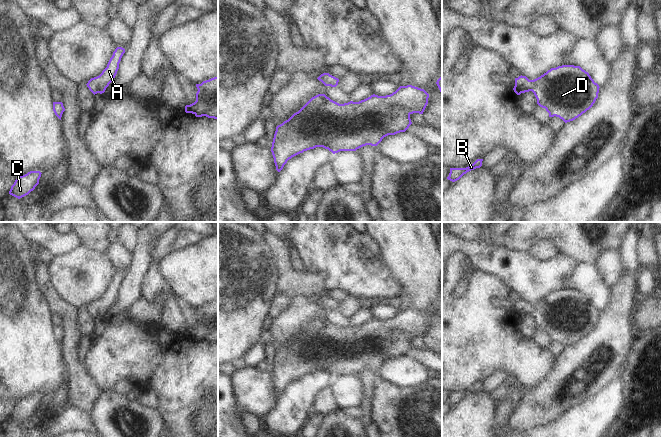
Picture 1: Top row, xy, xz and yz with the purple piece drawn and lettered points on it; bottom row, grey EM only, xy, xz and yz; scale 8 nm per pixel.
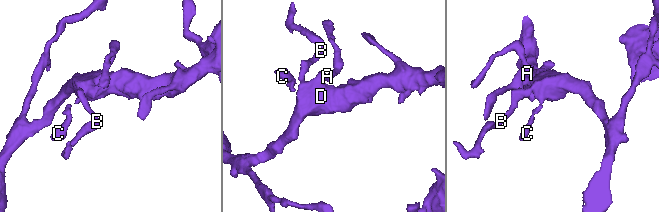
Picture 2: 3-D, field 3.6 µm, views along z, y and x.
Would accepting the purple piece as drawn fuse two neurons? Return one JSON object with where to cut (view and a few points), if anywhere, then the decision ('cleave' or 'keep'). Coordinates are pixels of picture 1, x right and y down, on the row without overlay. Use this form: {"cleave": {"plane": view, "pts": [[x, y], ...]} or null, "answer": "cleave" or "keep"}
{"cleave": null, "answer": "keep"}

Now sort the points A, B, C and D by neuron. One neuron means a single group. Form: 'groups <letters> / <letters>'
groups A B C D

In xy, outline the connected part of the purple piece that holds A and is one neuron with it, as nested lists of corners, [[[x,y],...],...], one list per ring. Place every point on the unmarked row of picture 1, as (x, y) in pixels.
[[[117,271],[113,276],[107,291],[102,295],[102,297],[88,305],[86,309],[94,319],[97,317],[104,317],[109,308],[114,304],[119,293],[119,287],[124,277],[124,272]]]

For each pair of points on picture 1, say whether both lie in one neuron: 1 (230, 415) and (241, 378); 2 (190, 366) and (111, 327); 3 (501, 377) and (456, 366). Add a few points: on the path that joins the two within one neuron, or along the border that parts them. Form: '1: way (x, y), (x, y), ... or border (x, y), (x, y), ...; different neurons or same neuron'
1: border (230, 376), (235, 403), (241, 415); different neurons
2: way (170, 364), (137, 352), (131, 347); same neuron
3: border (509, 375), (504, 371), (496, 371), (482, 382); different neurons

